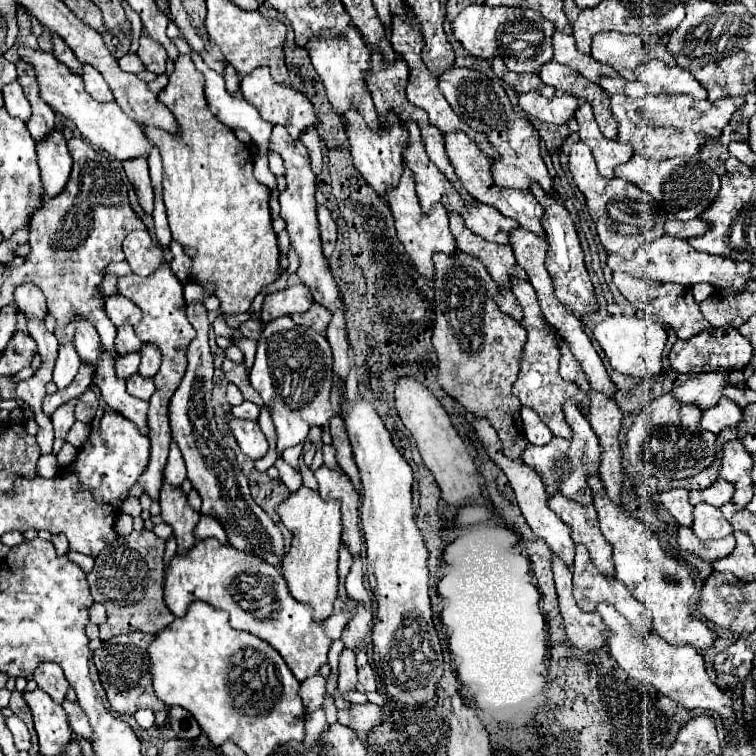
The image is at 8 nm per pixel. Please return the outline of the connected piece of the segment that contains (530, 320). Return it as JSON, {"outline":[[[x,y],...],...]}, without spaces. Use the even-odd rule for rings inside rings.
{"outline":[[[511,277],[511,291],[517,297],[523,317],[521,317],[521,325],[527,331],[527,341],[521,353],[521,371],[519,371],[519,379],[513,383],[513,393],[521,399],[523,405],[531,407],[537,411],[537,415],[543,419],[543,423],[553,431],[553,435],[557,437],[565,437],[571,439],[571,429],[563,417],[563,403],[565,399],[571,399],[579,409],[583,409],[589,403],[589,397],[585,393],[581,393],[577,389],[577,385],[571,385],[569,381],[565,381],[559,375],[559,345],[557,345],[557,337],[545,329],[545,319],[539,311],[539,303],[535,297],[535,291],[531,287],[529,281],[521,281],[517,277]]]}

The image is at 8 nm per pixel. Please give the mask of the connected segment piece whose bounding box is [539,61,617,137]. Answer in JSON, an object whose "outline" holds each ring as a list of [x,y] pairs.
{"outline":[[[555,61],[545,63],[541,67],[539,77],[545,85],[551,85],[559,91],[565,91],[565,93],[571,93],[575,97],[589,101],[601,133],[605,137],[617,137],[617,121],[613,119],[609,111],[609,95],[597,83],[587,81],[581,73],[575,73],[571,67],[559,65]]]}

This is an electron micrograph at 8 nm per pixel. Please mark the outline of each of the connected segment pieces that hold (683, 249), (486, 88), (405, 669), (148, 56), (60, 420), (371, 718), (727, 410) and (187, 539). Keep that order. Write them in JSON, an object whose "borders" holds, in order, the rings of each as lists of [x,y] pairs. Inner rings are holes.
{"borders":[[[[663,235],[651,243],[641,245],[631,261],[625,261],[619,255],[609,255],[607,257],[607,267],[611,271],[629,271],[629,267],[635,271],[635,275],[641,275],[649,281],[655,283],[679,283],[683,287],[693,287],[697,283],[711,283],[717,289],[723,287],[733,287],[733,289],[743,289],[745,281],[751,277],[749,271],[755,267],[749,261],[731,261],[729,257],[719,257],[719,255],[709,255],[695,251],[687,241]]],[[[451,67],[447,73],[441,73],[437,77],[439,89],[449,101],[449,105],[463,117],[463,121],[475,129],[487,135],[487,141],[495,147],[499,153],[497,159],[491,159],[491,173],[493,181],[499,187],[515,187],[515,189],[529,189],[531,181],[537,181],[545,193],[549,193],[551,177],[547,173],[547,167],[539,153],[539,133],[525,121],[517,125],[517,115],[509,103],[509,97],[497,79],[489,79],[485,73],[469,69],[469,67]]],[[[333,385],[333,397],[341,419],[345,423],[353,459],[361,473],[363,483],[363,497],[361,497],[361,525],[365,535],[365,551],[367,551],[367,579],[377,599],[377,623],[373,625],[373,661],[377,665],[377,673],[385,683],[385,691],[401,701],[403,705],[425,703],[435,697],[435,685],[443,675],[443,655],[437,631],[431,619],[431,605],[429,605],[429,567],[427,567],[427,547],[423,543],[423,535],[415,523],[413,511],[413,469],[403,459],[403,455],[393,445],[391,433],[387,431],[385,423],[381,421],[379,413],[375,411],[373,403],[367,401],[363,395],[357,399],[349,399],[347,385]]],[[[143,35],[139,39],[139,49],[137,49],[139,59],[145,63],[145,67],[157,75],[165,73],[165,63],[167,63],[167,51],[161,43],[157,43],[155,39]]],[[[77,399],[61,405],[53,415],[51,415],[51,421],[53,421],[53,427],[55,427],[55,439],[63,439],[67,437],[71,425],[75,423],[75,415],[73,415],[73,407],[75,407]]],[[[365,703],[365,705],[355,705],[349,711],[339,711],[339,723],[347,725],[351,729],[355,729],[357,737],[367,743],[367,735],[373,729],[373,725],[377,725],[381,719],[381,709],[373,703]]],[[[721,397],[719,405],[703,411],[701,427],[705,431],[711,431],[711,433],[717,435],[725,427],[735,427],[741,419],[743,419],[743,409],[735,401]]],[[[169,483],[163,485],[159,503],[163,521],[173,527],[173,537],[177,539],[177,553],[185,555],[195,545],[193,529],[199,523],[201,515],[187,505],[187,497],[181,493],[181,489],[171,487]]]]}

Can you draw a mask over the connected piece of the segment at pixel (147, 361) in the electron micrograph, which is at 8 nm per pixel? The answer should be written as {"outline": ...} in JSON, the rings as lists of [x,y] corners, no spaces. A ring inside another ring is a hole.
{"outline":[[[143,345],[141,349],[141,365],[139,365],[139,373],[141,377],[149,379],[159,371],[159,363],[161,363],[161,355],[159,349],[155,345]]]}

